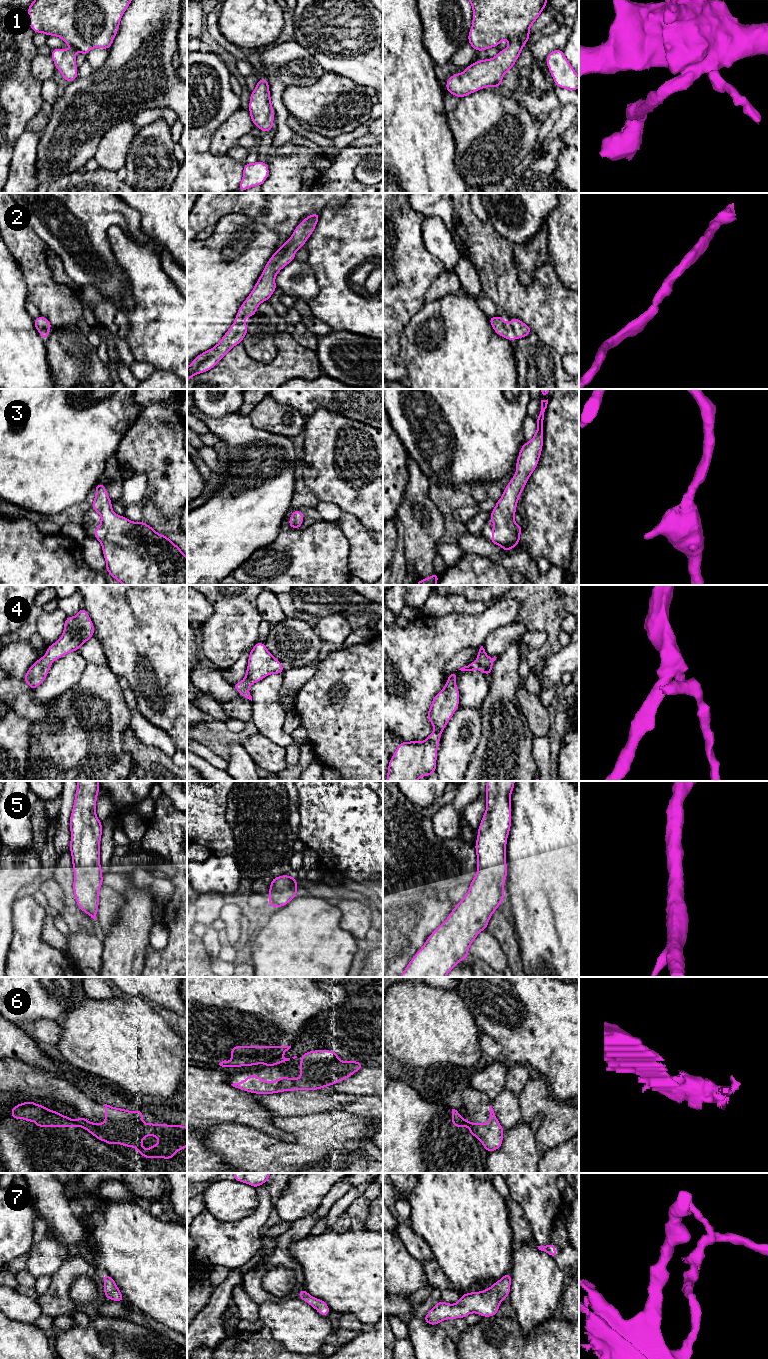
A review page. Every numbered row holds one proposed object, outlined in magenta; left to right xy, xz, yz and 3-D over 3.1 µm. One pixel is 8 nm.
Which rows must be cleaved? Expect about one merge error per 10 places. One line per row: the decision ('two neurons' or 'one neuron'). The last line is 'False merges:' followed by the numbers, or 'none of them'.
1: one neuron
2: one neuron
3: one neuron
4: one neuron
5: one neuron
6: two neurons
7: one neuron
False merges: 6

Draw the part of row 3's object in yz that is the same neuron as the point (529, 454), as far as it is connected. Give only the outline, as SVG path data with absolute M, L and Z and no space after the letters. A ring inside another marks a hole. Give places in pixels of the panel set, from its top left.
M548 399L541 400L541 409L536 419L537 430L533 438L521 446L516 461L516 473L505 487L502 497L496 501L491 511L490 520L497 526L491 526L492 544L499 545L506 552L516 547L520 542L522 526L514 520L517 502L521 493L536 469L543 448L543 423Z

